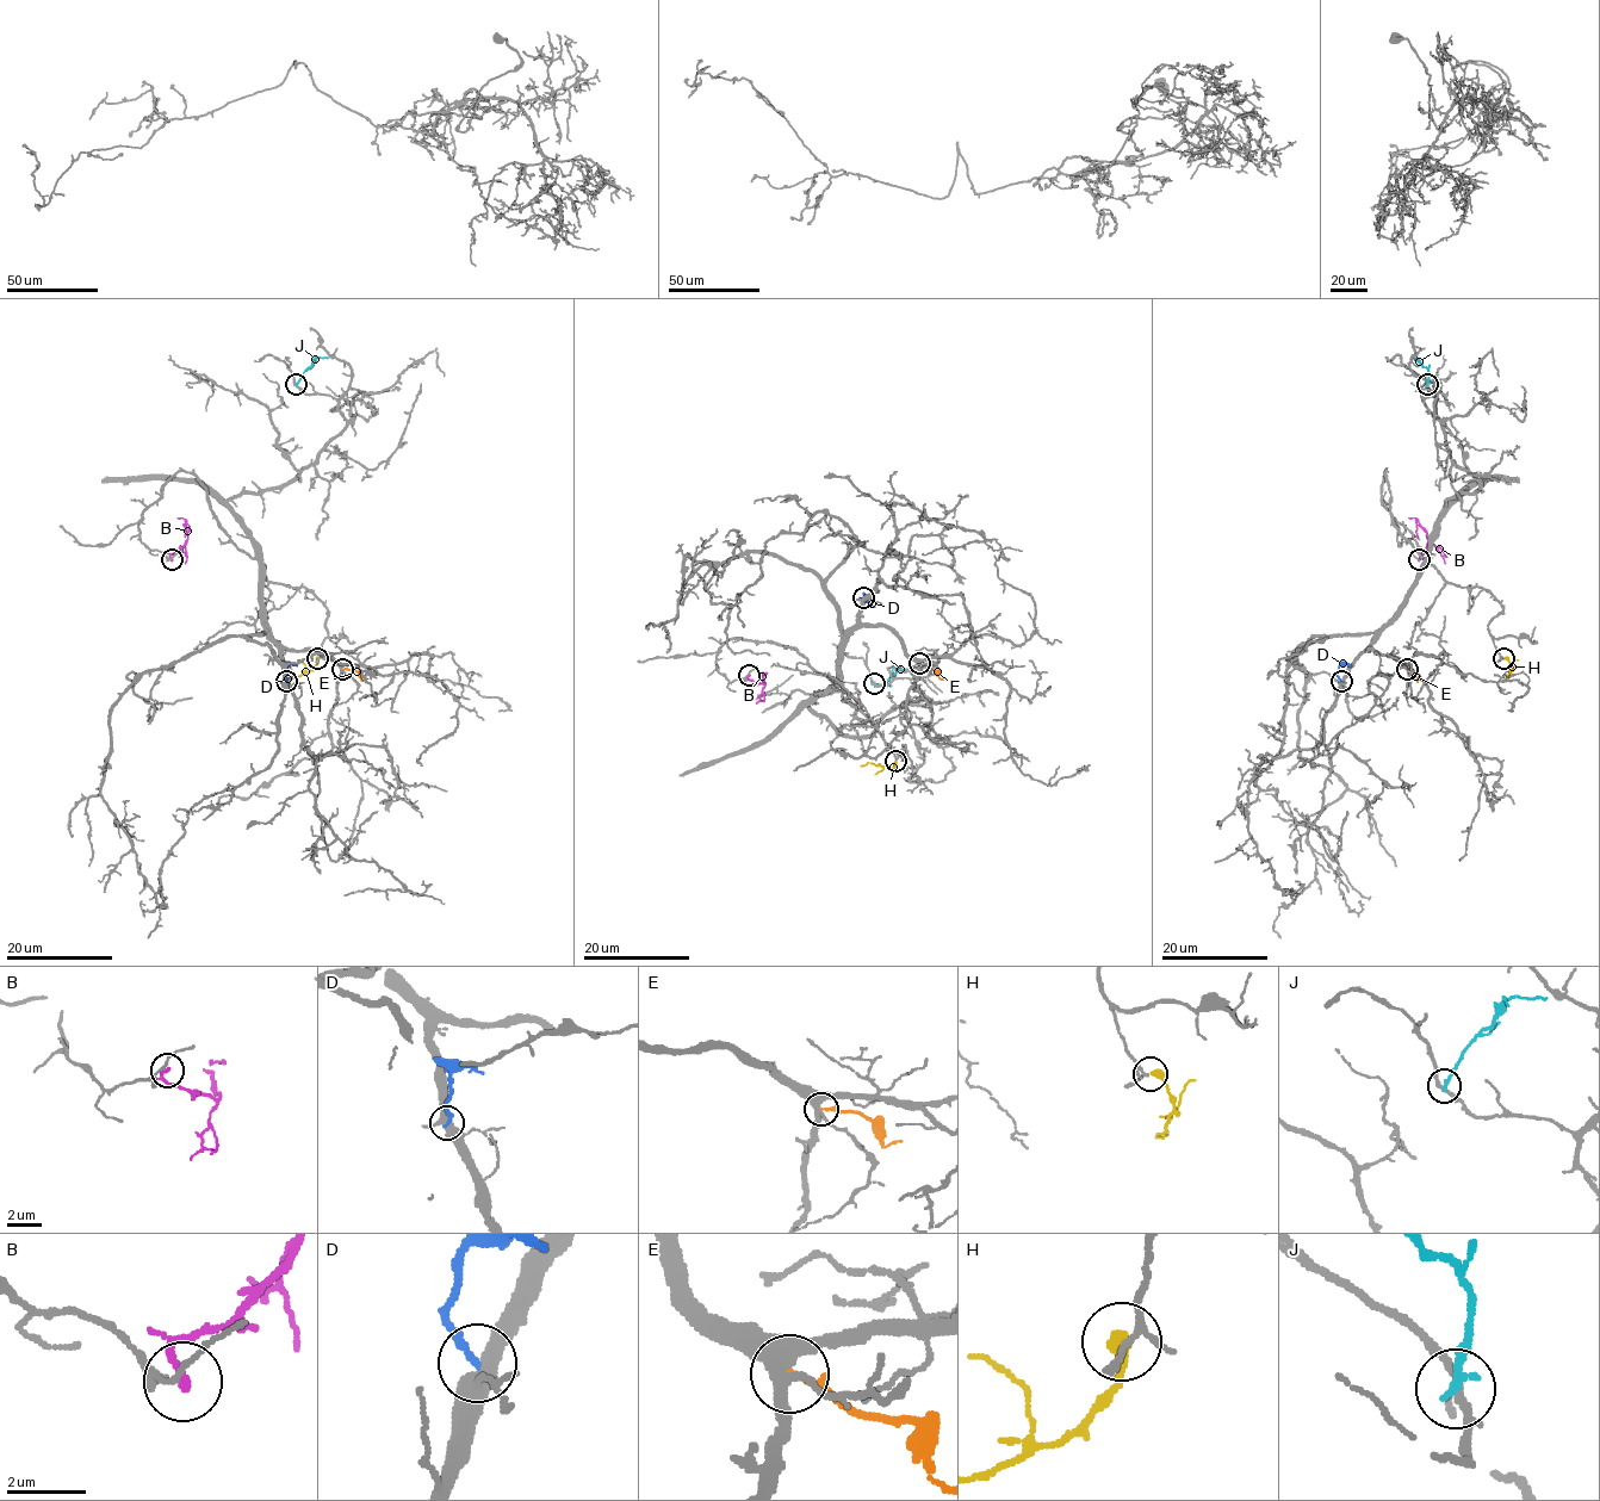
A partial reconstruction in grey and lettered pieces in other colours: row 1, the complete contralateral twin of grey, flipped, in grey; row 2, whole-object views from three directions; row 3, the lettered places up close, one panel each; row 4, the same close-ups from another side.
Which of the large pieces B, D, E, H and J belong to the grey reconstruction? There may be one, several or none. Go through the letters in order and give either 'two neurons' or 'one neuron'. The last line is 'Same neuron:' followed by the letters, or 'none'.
B: two neurons
D: two neurons
E: two neurons
H: one neuron
J: two neurons
Same neuron: H

